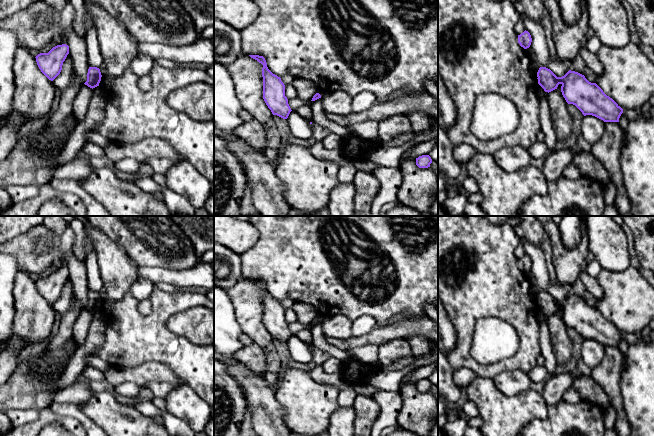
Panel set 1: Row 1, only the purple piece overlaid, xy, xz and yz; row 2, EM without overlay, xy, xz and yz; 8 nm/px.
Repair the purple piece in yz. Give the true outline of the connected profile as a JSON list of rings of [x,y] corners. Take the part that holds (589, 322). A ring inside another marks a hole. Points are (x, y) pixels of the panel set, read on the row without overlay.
[[[540,291],[537,301],[538,308],[548,317],[561,308],[566,326],[575,329],[584,340],[592,339],[604,346],[619,346],[623,333],[584,299],[569,294],[564,300],[557,301],[550,293]]]

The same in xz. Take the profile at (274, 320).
[[[249,279],[263,289],[263,323],[273,339],[287,343],[292,335],[285,320],[285,309],[281,302],[273,298],[267,291],[263,280]]]

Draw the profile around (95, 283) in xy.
[[[92,251],[85,260],[88,287],[90,291],[100,292],[103,288],[103,281],[100,275],[99,265],[97,263],[96,251]]]

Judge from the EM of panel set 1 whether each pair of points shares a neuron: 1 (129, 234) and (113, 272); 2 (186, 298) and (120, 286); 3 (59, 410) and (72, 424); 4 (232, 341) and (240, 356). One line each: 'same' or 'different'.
1: different
2: different
3: different
4: different

